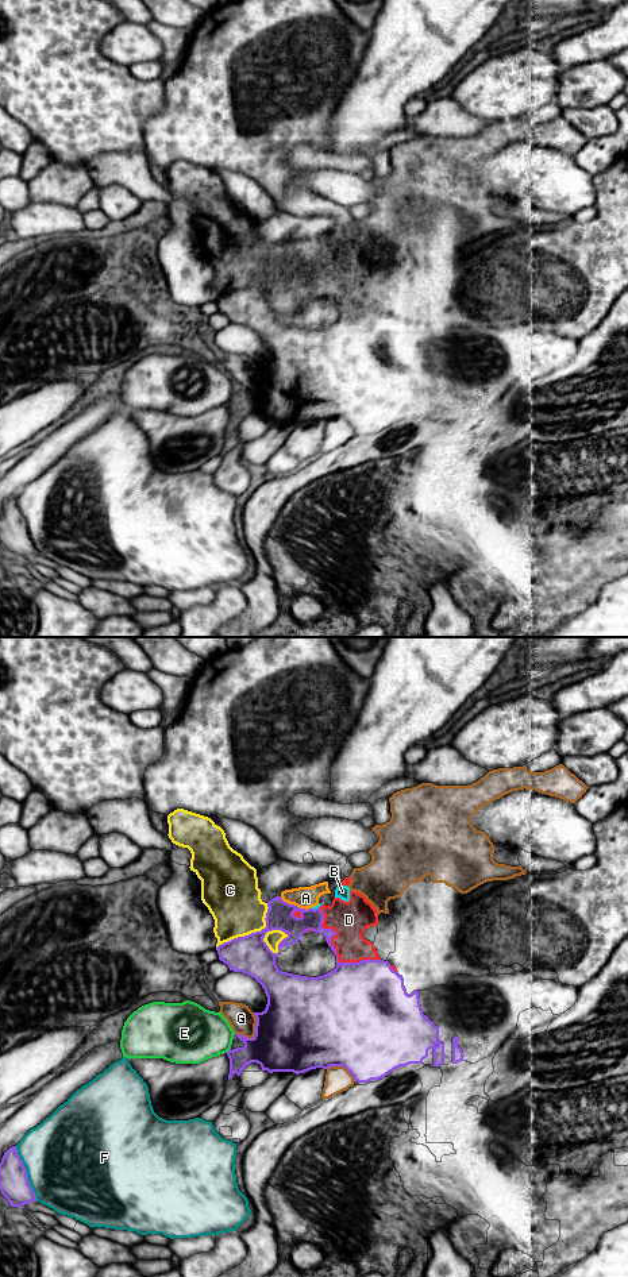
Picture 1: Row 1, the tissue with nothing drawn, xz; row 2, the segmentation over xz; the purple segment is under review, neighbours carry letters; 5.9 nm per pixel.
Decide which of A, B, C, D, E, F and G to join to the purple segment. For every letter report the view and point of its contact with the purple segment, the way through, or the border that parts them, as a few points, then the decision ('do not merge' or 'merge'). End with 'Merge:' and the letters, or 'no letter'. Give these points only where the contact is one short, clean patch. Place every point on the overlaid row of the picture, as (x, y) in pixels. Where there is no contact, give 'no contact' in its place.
A: contact xz (296, 906); border xz (280, 897), (289, 903), (311, 909); do not merge
B: contact xz (315, 909); border xz (312, 907), (318, 909); do not merge
C: contact xz (251, 933); do not merge
D: contact xz (335, 952); do not merge
E: contact xz (228, 1050); do not merge
F: contact xz (26, 1173); do not merge
G: contact xz (255, 1033); do not merge
Merge: no letter

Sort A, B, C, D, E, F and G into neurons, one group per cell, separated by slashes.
A B C D / E / F / G

